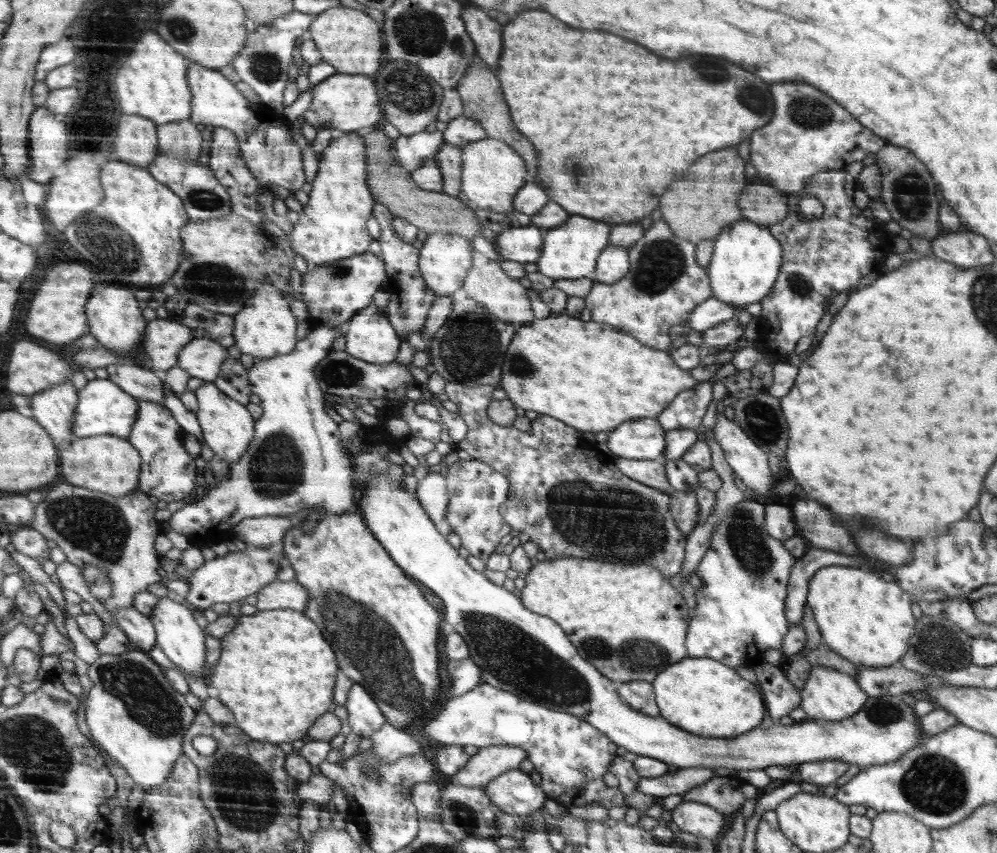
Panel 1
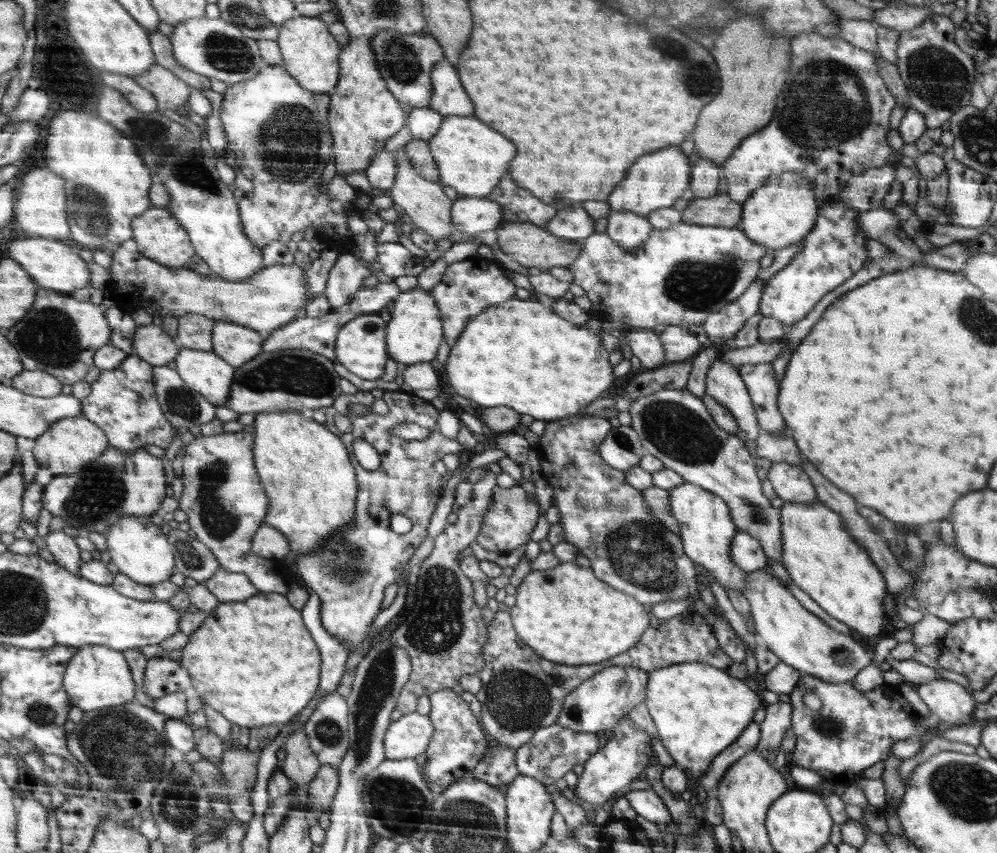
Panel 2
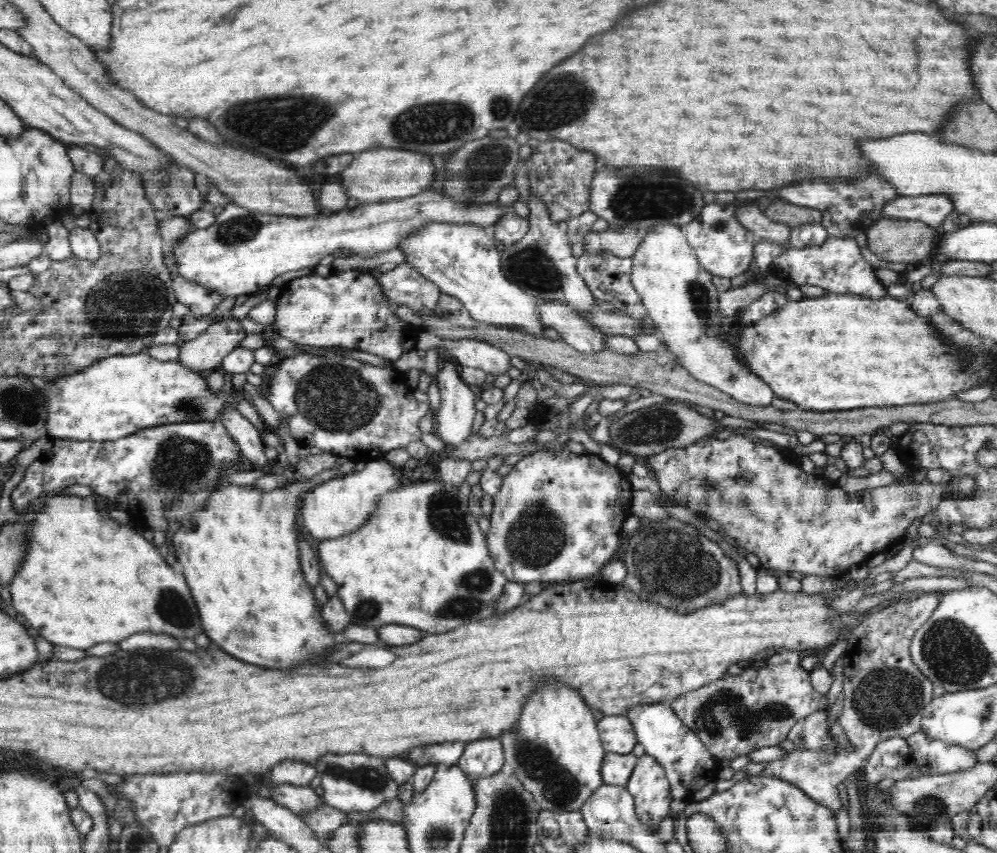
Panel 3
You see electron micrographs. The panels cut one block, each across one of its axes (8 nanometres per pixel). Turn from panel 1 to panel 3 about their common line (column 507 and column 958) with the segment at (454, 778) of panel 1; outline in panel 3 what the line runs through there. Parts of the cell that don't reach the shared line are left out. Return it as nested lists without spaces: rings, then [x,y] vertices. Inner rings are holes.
[[[922,731],[910,736],[907,744],[922,775],[959,773],[980,764],[976,751],[930,739]]]

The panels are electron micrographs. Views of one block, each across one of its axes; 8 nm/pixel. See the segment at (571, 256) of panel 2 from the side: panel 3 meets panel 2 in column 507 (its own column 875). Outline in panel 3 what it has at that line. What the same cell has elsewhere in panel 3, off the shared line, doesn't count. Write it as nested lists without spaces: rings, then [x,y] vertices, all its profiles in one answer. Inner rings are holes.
[[[882,218],[865,233],[870,251],[879,258],[910,265],[930,255],[938,240],[938,232],[918,220]]]

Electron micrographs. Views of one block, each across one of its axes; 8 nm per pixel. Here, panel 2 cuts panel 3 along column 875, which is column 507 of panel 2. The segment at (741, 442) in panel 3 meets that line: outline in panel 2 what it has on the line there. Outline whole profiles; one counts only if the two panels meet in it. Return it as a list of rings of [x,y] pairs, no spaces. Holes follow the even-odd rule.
[[[518,484],[512,488],[498,486],[492,494],[492,500],[476,542],[489,552],[512,552],[514,548],[526,546],[530,542],[530,534],[536,526],[536,520],[540,518],[538,502],[532,496],[528,496],[528,492]]]

